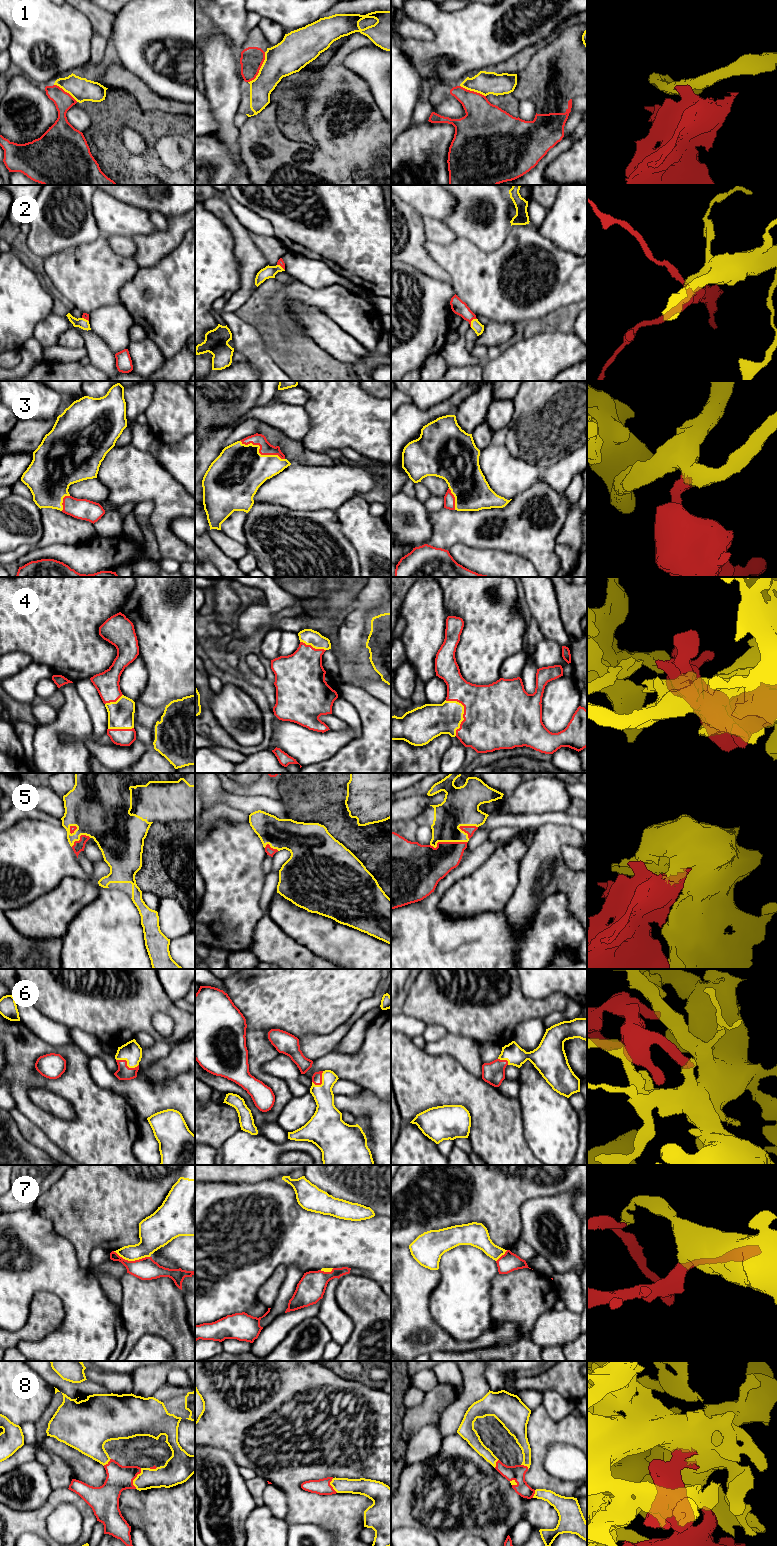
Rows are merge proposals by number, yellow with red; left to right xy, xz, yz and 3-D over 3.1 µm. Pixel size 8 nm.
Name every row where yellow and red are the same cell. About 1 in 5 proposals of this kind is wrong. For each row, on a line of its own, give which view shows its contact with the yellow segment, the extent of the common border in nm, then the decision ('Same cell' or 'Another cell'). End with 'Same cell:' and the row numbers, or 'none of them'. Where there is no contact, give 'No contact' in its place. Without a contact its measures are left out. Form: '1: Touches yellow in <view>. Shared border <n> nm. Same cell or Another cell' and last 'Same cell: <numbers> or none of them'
1: Touches yellow in xz. Shared border 280 nm. Another cell
2: Touches yellow in yz. Shared border 90 nm. Same cell
3: Touches yellow in xz. Shared border 400 nm. Same cell
4: Touches yellow in yz. Shared border 300 nm. Same cell
5: Touches yellow in yz. Shared border 300 nm. Same cell
6: Touches yellow in xy. Shared border 190 nm. Same cell
7: Touches yellow in xy. Shared border 300 nm. Another cell
8: Touches yellow in xy. Shared border 180 nm. Same cell
Same cell: 2, 3, 4, 5, 6, 8

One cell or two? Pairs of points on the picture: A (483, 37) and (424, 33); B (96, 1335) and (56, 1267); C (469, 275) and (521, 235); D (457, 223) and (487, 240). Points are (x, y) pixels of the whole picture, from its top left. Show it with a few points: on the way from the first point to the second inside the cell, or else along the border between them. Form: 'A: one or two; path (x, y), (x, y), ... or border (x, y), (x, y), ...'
A: two; border (414, 20), (425, 24), (435, 37)
B: one; path (89, 1318), (89, 1312), (82, 1295), (72, 1284)
C: one; path (483, 268), (488, 268), (513, 243)
D: one; path (464, 223), (467, 223), (480, 233)

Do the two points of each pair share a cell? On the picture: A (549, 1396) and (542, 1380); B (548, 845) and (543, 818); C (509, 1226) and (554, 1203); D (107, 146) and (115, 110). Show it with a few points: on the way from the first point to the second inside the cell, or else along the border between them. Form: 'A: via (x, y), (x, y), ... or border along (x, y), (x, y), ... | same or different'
A: border along (542, 1390), (555, 1390), (567, 1400) | different
B: border along (567, 824), (543, 823), (535, 828) | different
C: border along (530, 1198), (520, 1207), (521, 1234), (519, 1238) | different
D: via (107, 137), (108, 119) | same

